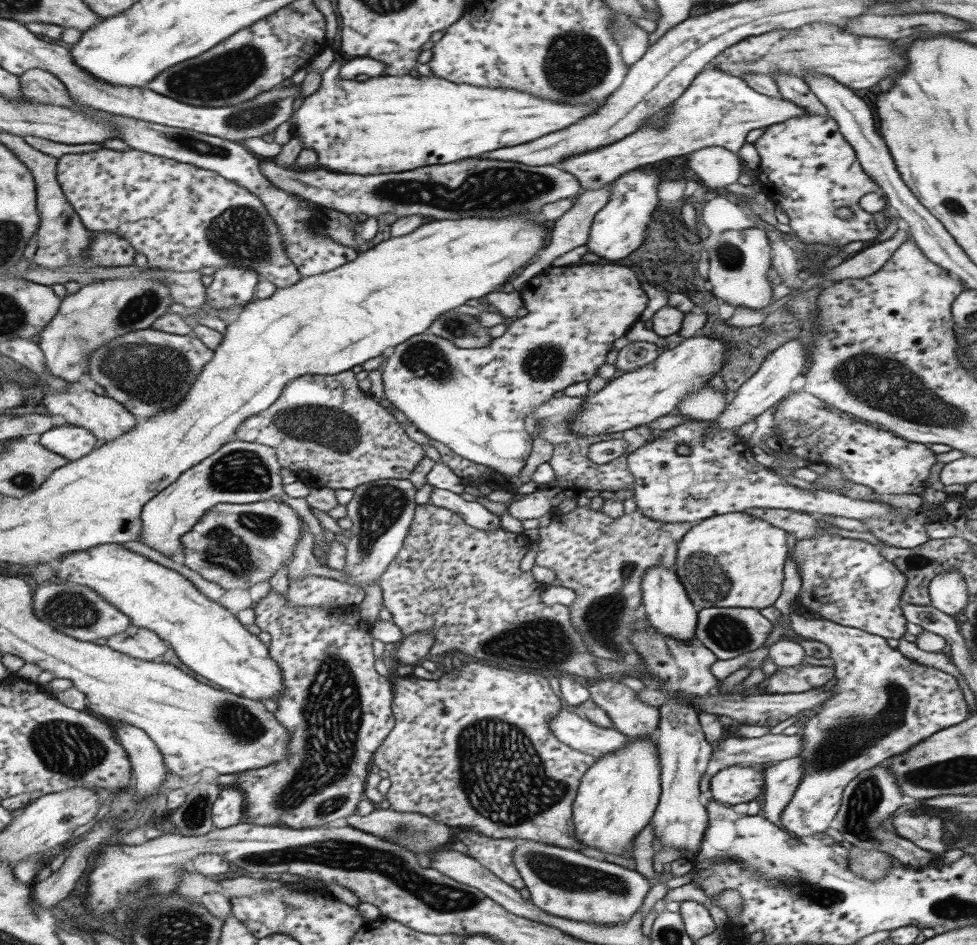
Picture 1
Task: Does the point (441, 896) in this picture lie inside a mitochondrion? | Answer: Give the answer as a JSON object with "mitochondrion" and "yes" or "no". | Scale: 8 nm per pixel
{"mitochondrion":"yes"}

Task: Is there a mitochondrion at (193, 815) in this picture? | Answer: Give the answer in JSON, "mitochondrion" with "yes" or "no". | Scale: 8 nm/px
{"mitochondrion":"yes"}

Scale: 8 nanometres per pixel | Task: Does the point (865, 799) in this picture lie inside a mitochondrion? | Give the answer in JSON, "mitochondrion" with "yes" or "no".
{"mitochondrion":"yes"}

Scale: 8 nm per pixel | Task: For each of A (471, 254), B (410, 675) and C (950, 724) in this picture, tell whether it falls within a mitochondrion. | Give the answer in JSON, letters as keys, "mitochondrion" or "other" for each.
{"A":"other","B":"other","C":"other"}

